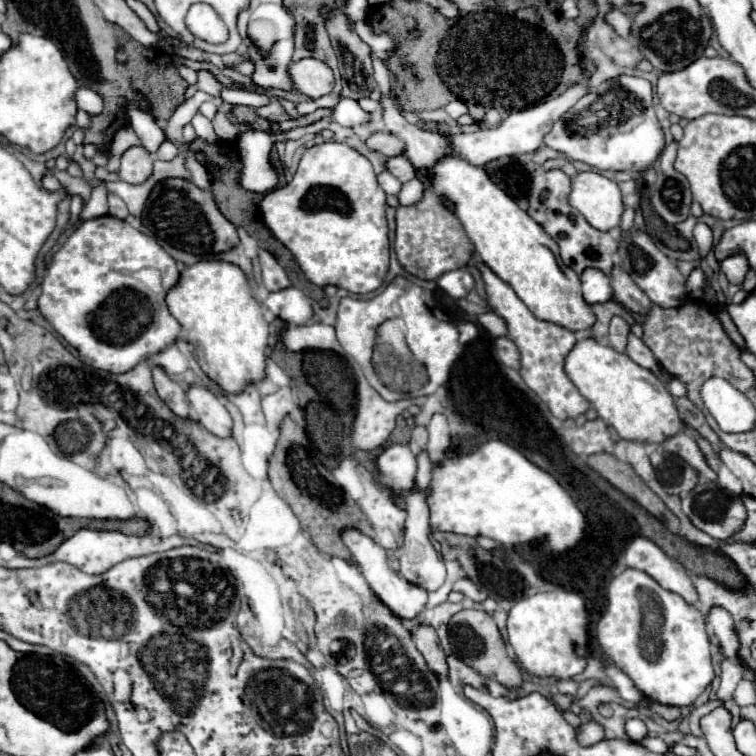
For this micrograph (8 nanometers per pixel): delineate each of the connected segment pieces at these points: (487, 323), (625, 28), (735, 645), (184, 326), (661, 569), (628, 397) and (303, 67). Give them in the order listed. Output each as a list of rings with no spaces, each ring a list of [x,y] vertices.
[[[487,311],[487,313],[481,313],[477,315],[477,323],[491,335],[491,337],[501,337],[507,333],[507,325],[503,319],[499,319],[495,313]]]
[[[611,5],[611,9],[605,13],[605,21],[607,25],[617,31],[621,37],[627,37],[629,35],[629,27],[631,27],[631,19],[627,13],[623,13],[619,9],[619,5]]]
[[[711,609],[711,613],[707,615],[707,629],[711,635],[715,635],[721,651],[727,657],[737,657],[737,649],[739,649],[739,641],[737,635],[733,631],[733,619],[731,615],[727,615],[727,611],[723,609]]]
[[[199,261],[183,269],[179,283],[167,293],[167,307],[181,325],[181,339],[195,347],[205,375],[225,393],[239,395],[247,385],[265,379],[269,323],[239,267],[225,261]]]
[[[635,537],[625,547],[623,557],[627,567],[635,567],[649,573],[663,589],[681,595],[689,605],[695,605],[699,601],[699,593],[691,577],[685,571],[681,571],[681,567],[653,541],[645,537]]]
[[[595,339],[577,341],[565,359],[565,371],[579,393],[595,407],[599,417],[625,441],[659,445],[685,429],[683,417],[665,383],[651,371],[631,361],[625,353],[617,353],[609,345],[599,345]]]
[[[301,59],[297,63],[291,63],[289,79],[293,83],[293,91],[311,99],[329,95],[335,85],[335,77],[329,65],[317,59]]]

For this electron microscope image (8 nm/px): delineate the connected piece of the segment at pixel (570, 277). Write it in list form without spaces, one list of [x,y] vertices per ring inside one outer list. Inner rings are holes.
[[[447,157],[441,159],[431,173],[431,187],[437,195],[455,203],[455,217],[475,245],[479,259],[513,287],[537,319],[571,331],[587,331],[595,325],[597,317],[581,295],[579,275],[561,261],[551,235],[519,209],[519,205],[489,179],[485,169],[471,167],[459,157]]]

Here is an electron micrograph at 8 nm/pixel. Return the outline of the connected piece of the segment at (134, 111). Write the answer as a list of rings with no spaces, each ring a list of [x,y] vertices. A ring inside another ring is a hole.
[[[127,105],[125,111],[129,117],[129,125],[137,133],[137,137],[141,139],[141,147],[147,149],[149,153],[155,153],[159,149],[159,145],[165,141],[163,129],[155,123],[155,119],[149,113],[141,111],[135,105]]]

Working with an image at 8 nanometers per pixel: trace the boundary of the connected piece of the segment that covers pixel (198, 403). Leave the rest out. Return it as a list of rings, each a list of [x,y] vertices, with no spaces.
[[[191,385],[189,387],[189,401],[191,401],[191,419],[199,421],[217,437],[231,437],[233,423],[229,411],[221,405],[221,401],[205,387]]]

